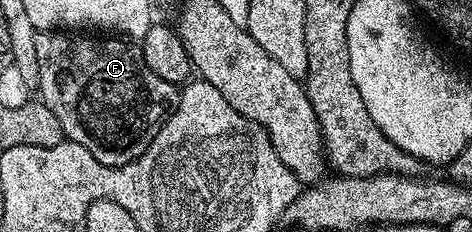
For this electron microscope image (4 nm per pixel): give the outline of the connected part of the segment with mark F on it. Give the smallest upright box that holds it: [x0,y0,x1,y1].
[35,29,179,167]

